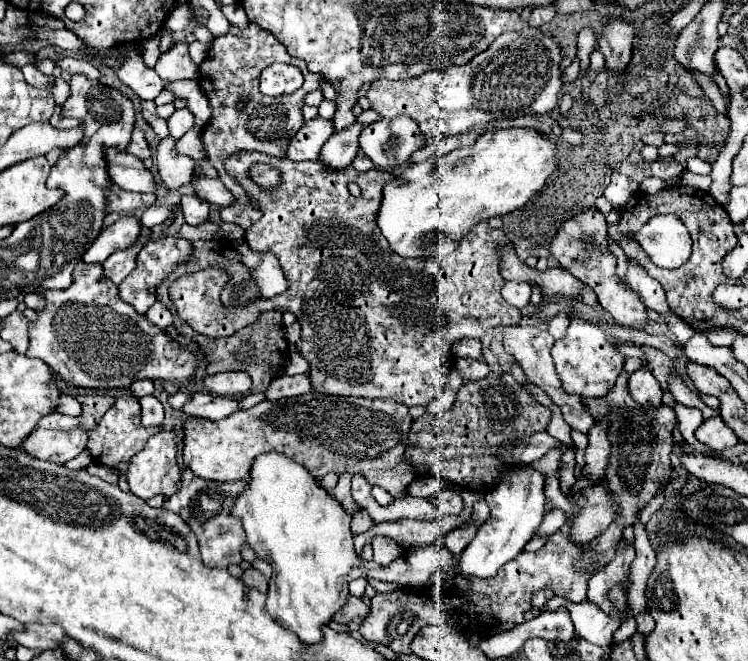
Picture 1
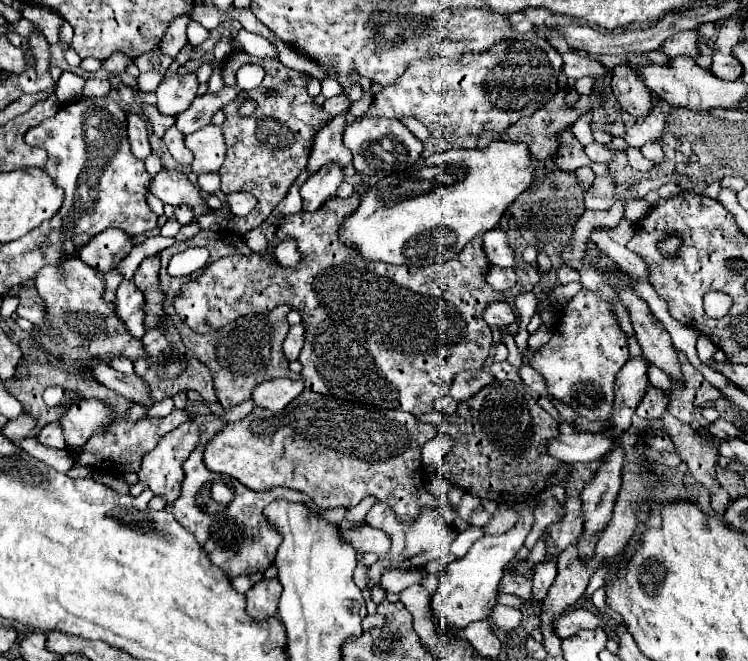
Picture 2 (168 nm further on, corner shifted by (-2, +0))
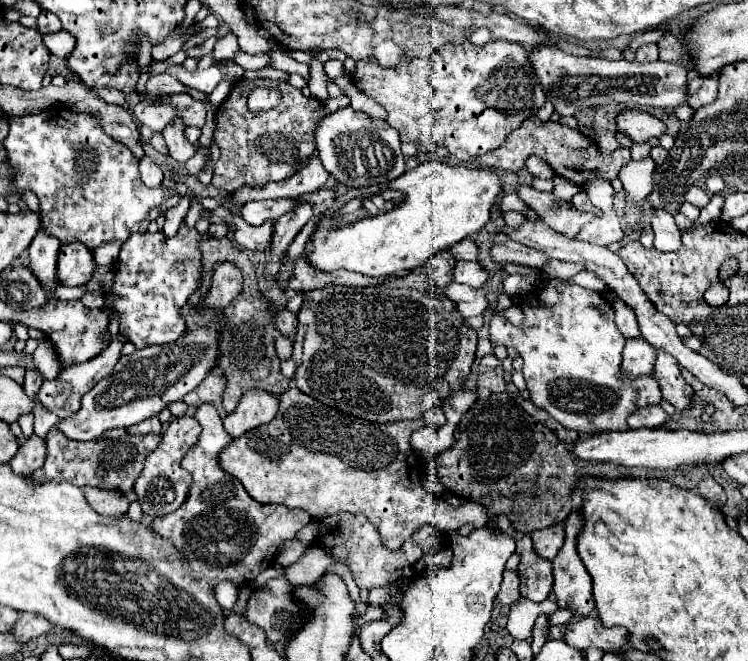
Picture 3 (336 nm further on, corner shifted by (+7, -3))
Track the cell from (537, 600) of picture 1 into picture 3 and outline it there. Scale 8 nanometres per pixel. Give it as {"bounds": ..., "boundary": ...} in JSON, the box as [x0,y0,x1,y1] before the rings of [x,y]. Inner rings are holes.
{"bounds":[509,532,553,602],"boundary":[[[515,532],[509,534],[517,542],[517,554],[521,556],[517,576],[521,580],[521,596],[533,602],[541,602],[551,594],[553,588],[553,566],[547,560],[539,560],[533,552],[531,538]]]}

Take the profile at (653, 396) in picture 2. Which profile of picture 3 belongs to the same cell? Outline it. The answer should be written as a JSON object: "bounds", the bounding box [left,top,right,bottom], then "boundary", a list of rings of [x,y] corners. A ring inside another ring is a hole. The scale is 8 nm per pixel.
{"bounds":[629,406,667,428],"boundary":[[[661,406],[651,408],[639,408],[635,416],[629,416],[629,428],[659,428],[667,422],[667,414]]]}

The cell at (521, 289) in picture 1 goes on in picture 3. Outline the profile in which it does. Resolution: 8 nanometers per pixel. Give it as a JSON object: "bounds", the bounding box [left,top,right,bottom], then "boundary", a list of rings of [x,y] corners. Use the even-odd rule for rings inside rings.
{"bounds":[453,262,489,288],"boundary":[[[455,262],[453,266],[453,280],[473,286],[473,288],[481,288],[487,282],[489,274],[477,264],[477,262]]]}

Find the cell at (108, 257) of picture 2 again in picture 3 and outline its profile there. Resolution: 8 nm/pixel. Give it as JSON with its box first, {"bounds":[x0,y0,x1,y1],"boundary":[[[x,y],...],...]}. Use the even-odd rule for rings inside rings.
{"bounds":[57,244,95,286],"boundary":[[[63,244],[57,258],[57,282],[63,286],[83,286],[91,280],[95,260],[85,244]]]}

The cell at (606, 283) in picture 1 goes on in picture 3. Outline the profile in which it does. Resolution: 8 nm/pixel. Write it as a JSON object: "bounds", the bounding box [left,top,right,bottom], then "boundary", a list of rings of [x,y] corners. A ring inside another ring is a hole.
{"bounds":[655,352,693,412],"boundary":[[[659,352],[659,358],[655,362],[655,378],[659,380],[663,400],[673,404],[679,412],[693,408],[693,388],[681,376],[679,364],[673,356]]]}

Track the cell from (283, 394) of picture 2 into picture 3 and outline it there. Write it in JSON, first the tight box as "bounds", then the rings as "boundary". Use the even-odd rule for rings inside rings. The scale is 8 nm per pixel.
{"bounds":[223,392,279,438],"boundary":[[[247,392],[247,396],[239,402],[239,408],[223,420],[225,430],[231,438],[239,438],[253,428],[271,422],[279,408],[277,400],[279,398],[269,392]]]}

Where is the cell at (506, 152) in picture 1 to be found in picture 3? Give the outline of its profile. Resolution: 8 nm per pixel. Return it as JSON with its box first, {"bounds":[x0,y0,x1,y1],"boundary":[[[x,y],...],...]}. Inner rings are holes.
{"bounds":[307,162,501,276],"boundary":[[[425,162],[425,164],[419,164],[417,168],[405,172],[403,176],[399,176],[397,180],[389,182],[389,184],[383,184],[383,186],[369,186],[369,188],[353,188],[353,190],[347,190],[347,194],[343,196],[337,196],[331,206],[327,206],[321,214],[321,220],[315,228],[315,232],[311,234],[309,242],[311,242],[311,250],[307,252],[307,262],[309,266],[321,270],[321,272],[333,272],[333,270],[351,270],[351,272],[361,272],[361,274],[367,274],[367,276],[403,276],[419,266],[423,266],[433,254],[441,252],[441,250],[447,250],[449,246],[457,244],[459,240],[463,238],[469,238],[469,236],[475,236],[487,222],[489,222],[489,210],[497,198],[497,194],[501,194],[501,180],[499,176],[493,172],[493,170],[477,170],[477,168],[465,168],[465,166],[449,166],[445,162]]]}

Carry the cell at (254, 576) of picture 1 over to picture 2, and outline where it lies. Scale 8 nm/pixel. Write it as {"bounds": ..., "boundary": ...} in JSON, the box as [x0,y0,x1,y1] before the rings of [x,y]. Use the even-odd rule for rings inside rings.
{"bounds":[246,579,280,621],"boundary":[[[276,579],[258,581],[246,593],[246,599],[248,599],[246,611],[248,611],[248,615],[256,621],[262,621],[270,615],[276,615],[278,597],[280,597],[280,581],[276,581]]]}

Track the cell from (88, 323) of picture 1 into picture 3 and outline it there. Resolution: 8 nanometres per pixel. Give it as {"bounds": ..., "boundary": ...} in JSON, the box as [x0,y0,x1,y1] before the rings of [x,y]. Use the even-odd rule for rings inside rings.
{"bounds":[29,228,61,292],"boundary":[[[39,228],[39,232],[35,234],[31,246],[29,246],[29,268],[35,272],[35,276],[39,278],[39,282],[43,284],[43,288],[47,292],[51,292],[53,288],[57,288],[59,284],[55,284],[55,260],[59,254],[59,246],[61,242],[51,236],[45,228]]]}

